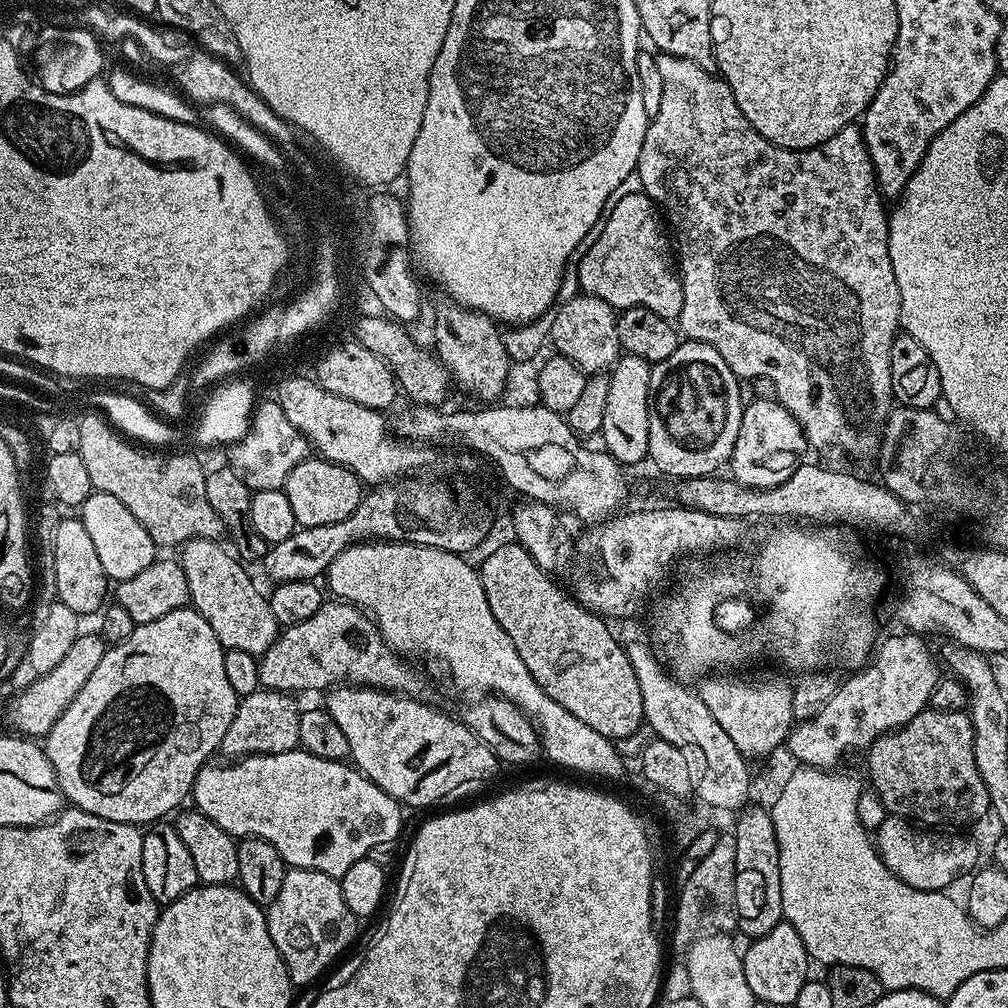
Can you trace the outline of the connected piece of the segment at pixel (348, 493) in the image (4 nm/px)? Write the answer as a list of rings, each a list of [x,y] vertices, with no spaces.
[[[309,458],[298,462],[298,466],[290,470],[290,474],[284,479],[283,490],[286,498],[290,498],[290,507],[294,509],[297,525],[301,528],[309,528],[310,526],[326,526],[326,522],[342,522],[342,518],[350,518],[350,514],[354,514],[360,499],[364,497],[366,488],[346,466],[323,458]]]

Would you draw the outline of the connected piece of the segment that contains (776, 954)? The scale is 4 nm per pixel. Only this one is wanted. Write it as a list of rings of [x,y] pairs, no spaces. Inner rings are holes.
[[[781,922],[770,930],[770,934],[762,934],[751,941],[747,949],[743,949],[746,982],[750,982],[750,990],[757,1001],[774,1002],[777,1006],[795,1005],[798,990],[802,990],[805,980],[809,979],[808,964],[810,957],[806,946],[802,946],[802,938],[798,938],[798,930],[787,922]]]

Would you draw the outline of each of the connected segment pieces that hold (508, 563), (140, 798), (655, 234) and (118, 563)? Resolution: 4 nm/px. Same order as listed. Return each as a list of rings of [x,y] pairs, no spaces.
[[[517,542],[498,545],[478,564],[478,571],[482,590],[486,590],[486,602],[490,602],[494,618],[498,618],[498,626],[510,634],[514,650],[518,650],[518,658],[526,662],[526,670],[534,674],[534,682],[538,682],[538,686],[542,686],[542,690],[546,690],[558,706],[566,706],[574,718],[586,722],[586,726],[598,730],[598,734],[613,742],[634,734],[645,723],[638,679],[626,651],[614,642],[613,635],[607,629],[605,617],[578,603],[567,587],[559,588],[552,581],[553,577],[541,569],[531,554]]]
[[[191,606],[170,610],[170,614],[162,614],[162,618],[154,618],[154,622],[137,624],[130,638],[111,645],[105,651],[102,662],[98,662],[94,674],[90,674],[86,686],[78,690],[74,702],[66,706],[58,722],[54,722],[54,726],[42,740],[44,753],[50,766],[54,766],[54,774],[58,778],[61,790],[64,791],[65,801],[71,807],[81,808],[86,814],[94,814],[98,818],[123,824],[151,826],[168,818],[168,815],[171,817],[181,807],[179,804],[191,797],[192,784],[198,778],[200,769],[213,759],[212,751],[215,753],[219,749],[222,738],[226,738],[226,730],[230,730],[230,722],[234,722],[238,697],[236,691],[230,687],[230,681],[226,679],[225,651],[226,649],[218,642],[218,634],[210,630],[210,622],[206,622],[206,618],[202,618],[202,614],[198,614]]]
[[[643,191],[622,198],[610,216],[606,217],[602,234],[582,258],[578,278],[581,293],[602,298],[602,302],[617,310],[645,308],[654,310],[654,314],[671,321],[675,321],[682,310],[682,282],[674,259],[674,244],[670,239],[665,217],[657,204],[644,195]]]
[[[93,491],[90,498],[78,509],[78,518],[86,526],[90,539],[94,541],[94,551],[102,561],[102,570],[109,581],[119,582],[126,578],[134,578],[134,574],[146,570],[158,558],[158,545],[146,534],[146,526],[114,498],[114,494]]]

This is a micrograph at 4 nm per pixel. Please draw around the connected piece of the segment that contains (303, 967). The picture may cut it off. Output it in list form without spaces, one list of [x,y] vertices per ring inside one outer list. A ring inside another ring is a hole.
[[[289,867],[286,878],[282,878],[282,890],[278,890],[278,898],[267,905],[266,915],[270,938],[274,938],[274,946],[278,946],[278,954],[282,954],[288,977],[296,986],[312,986],[316,979],[319,981],[349,951],[347,948],[356,936],[358,924],[358,917],[352,913],[350,906],[346,906],[346,898],[342,898],[339,879],[305,868]]]

